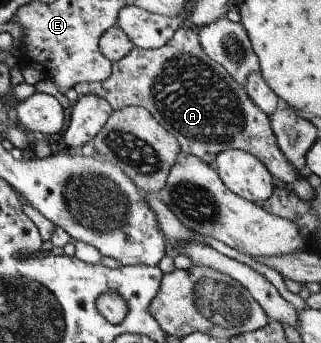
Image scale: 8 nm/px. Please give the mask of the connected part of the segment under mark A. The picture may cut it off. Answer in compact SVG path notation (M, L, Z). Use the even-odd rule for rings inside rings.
M186 25L183 27L179 27L173 33L173 36L163 45L156 49L142 49L139 47L133 47L129 54L126 54L123 58L116 60L112 63L111 74L105 80L101 82L80 82L74 84L72 89L78 94L78 96L91 93L96 94L98 97L103 98L104 101L107 101L107 104L112 108L113 111L118 111L123 107L128 106L142 106L145 110L149 111L149 114L169 133L175 140L177 141L178 148L182 152L182 154L190 154L200 158L201 161L207 163L208 165L213 166L215 155L218 152L221 152L225 149L239 149L252 154L259 162L263 163L263 166L275 177L277 180L281 180L281 182L285 182L287 188L290 184L295 180L301 178L301 172L297 173L296 170L287 162L287 159L280 153L278 146L276 145L276 138L272 133L270 127L270 120L268 116L262 111L259 110L258 106L255 106L247 93L243 90L243 87L236 83L231 75L220 65L217 64L214 60L211 60L210 56L207 56L200 47L198 41L197 31L190 25Z

